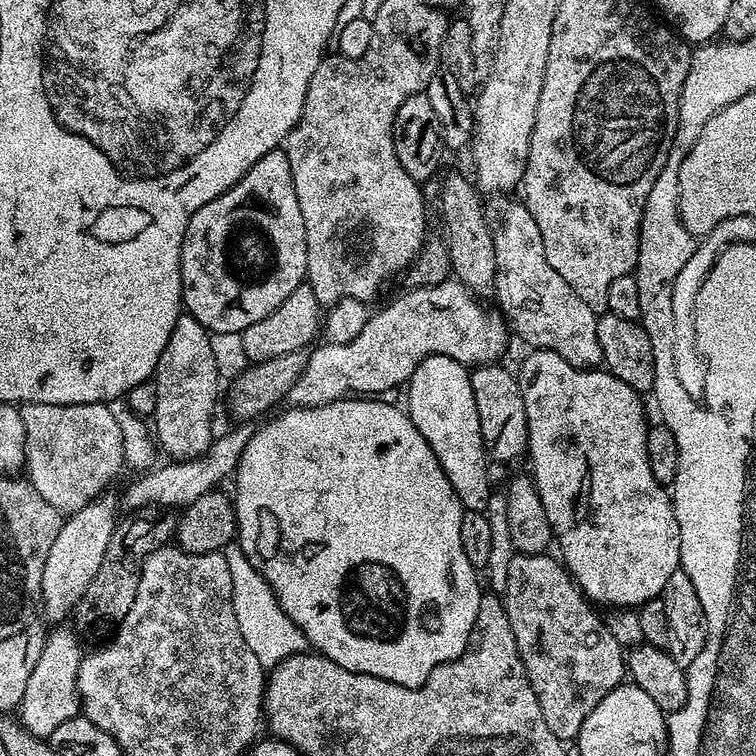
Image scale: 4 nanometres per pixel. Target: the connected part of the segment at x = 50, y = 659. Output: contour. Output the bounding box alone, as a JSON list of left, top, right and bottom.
[18,645,84,739]

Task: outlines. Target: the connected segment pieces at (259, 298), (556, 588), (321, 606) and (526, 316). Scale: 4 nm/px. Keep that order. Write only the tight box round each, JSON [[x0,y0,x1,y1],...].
[[182,150,308,334],[500,553,617,742],[234,398,482,688],[494,202,602,369]]

